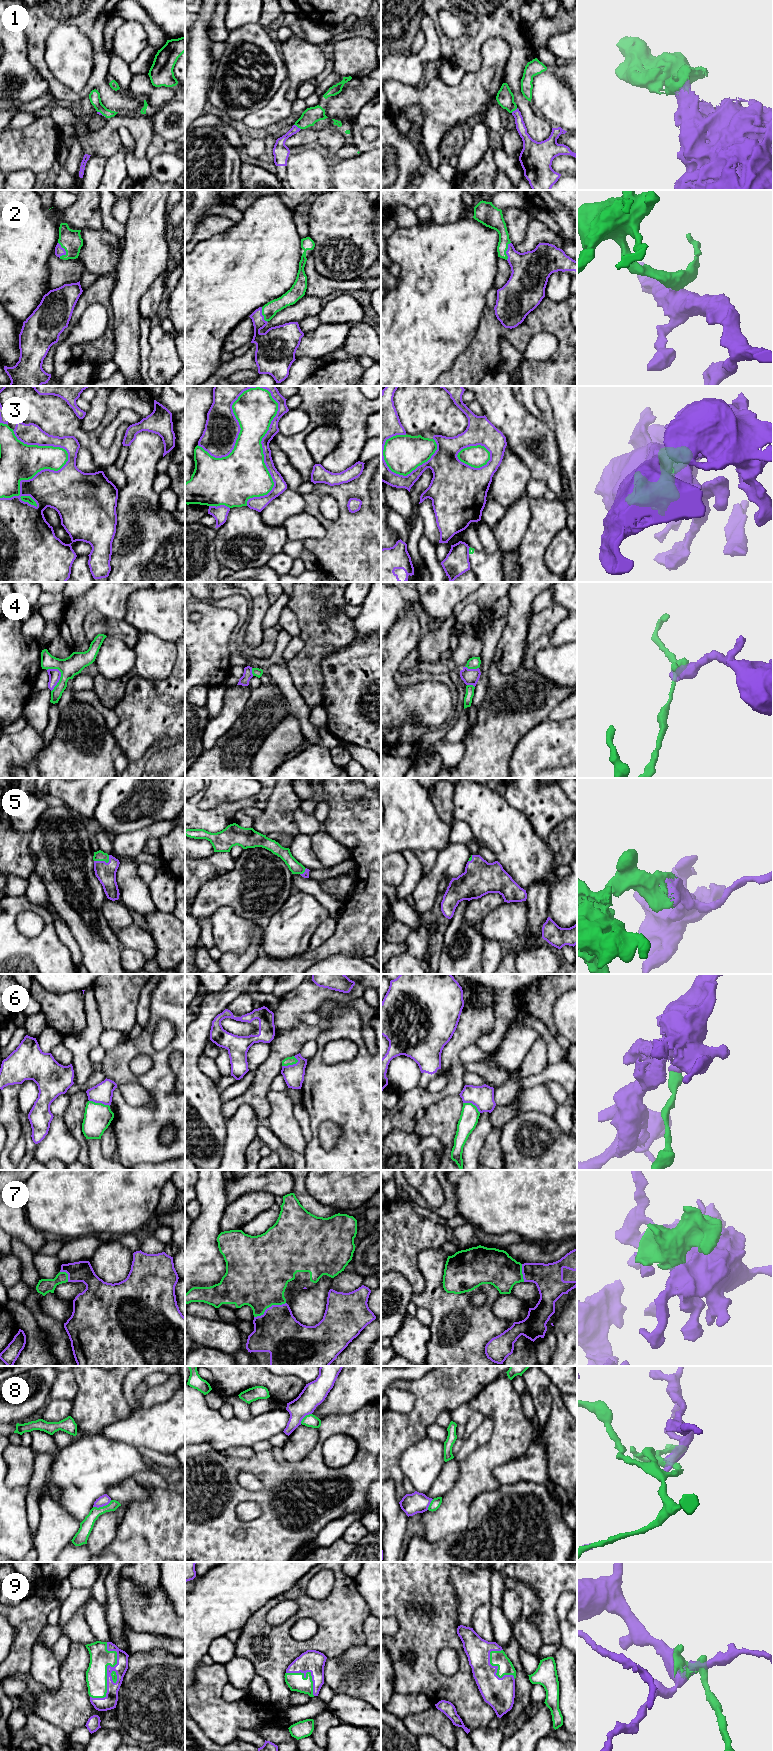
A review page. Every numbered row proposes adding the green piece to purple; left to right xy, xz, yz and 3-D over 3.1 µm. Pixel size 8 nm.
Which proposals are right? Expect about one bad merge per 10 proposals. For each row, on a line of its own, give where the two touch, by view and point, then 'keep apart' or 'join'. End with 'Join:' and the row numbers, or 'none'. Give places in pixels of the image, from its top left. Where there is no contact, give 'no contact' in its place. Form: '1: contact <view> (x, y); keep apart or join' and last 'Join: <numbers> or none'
1: contact xz (296, 126); join
2: contact xy (64, 250); join
3: contact xz (263, 450); keep apart
4: contact xy (59, 679); keep apart
5: contact xy (104, 861); join
6: contact xz (290, 1065); keep apart
7: contact xz (269, 1307); join
8: contact xy (102, 1506); keep apart
9: contact xy (107, 1669); join
Join: 1, 2, 5, 7, 9

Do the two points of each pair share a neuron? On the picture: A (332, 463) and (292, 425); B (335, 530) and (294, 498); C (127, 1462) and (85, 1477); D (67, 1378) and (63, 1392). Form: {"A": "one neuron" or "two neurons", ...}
{"A": "two neurons", "B": "two neurons", "C": "one neuron", "D": "one neuron"}

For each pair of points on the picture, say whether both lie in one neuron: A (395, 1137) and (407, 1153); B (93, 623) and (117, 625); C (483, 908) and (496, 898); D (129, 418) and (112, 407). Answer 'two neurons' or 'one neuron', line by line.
A: one neuron
B: one neuron
C: one neuron
D: two neurons

